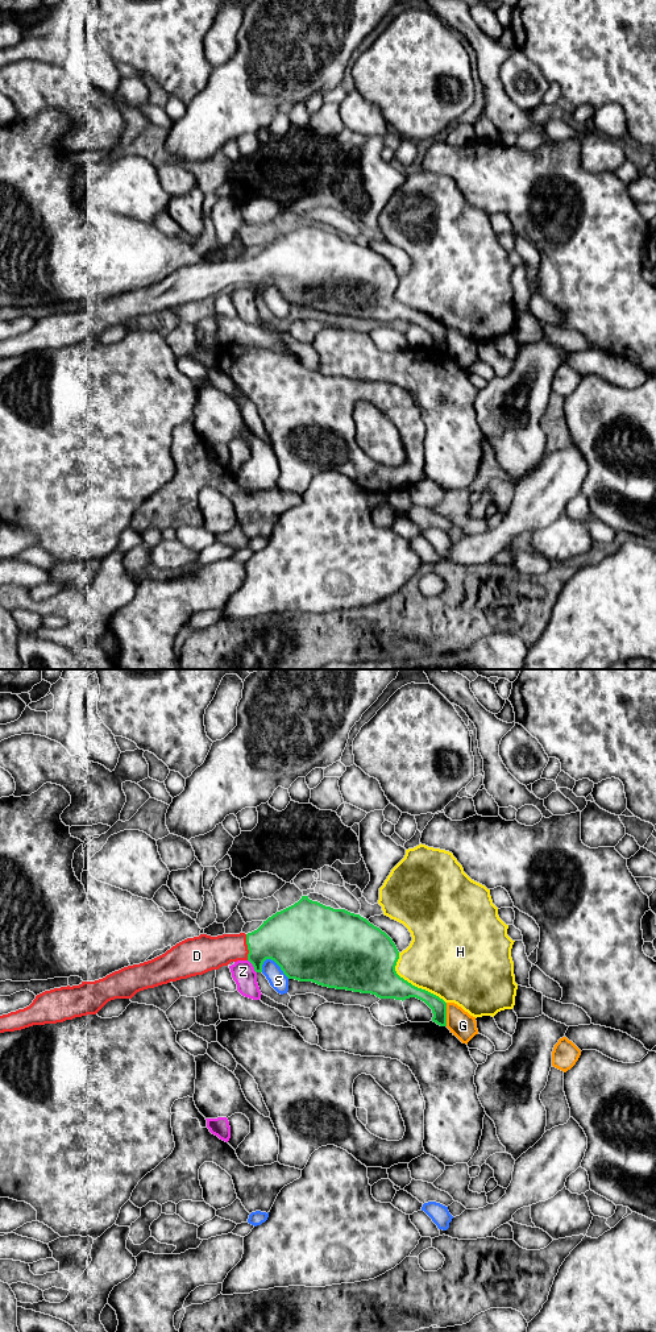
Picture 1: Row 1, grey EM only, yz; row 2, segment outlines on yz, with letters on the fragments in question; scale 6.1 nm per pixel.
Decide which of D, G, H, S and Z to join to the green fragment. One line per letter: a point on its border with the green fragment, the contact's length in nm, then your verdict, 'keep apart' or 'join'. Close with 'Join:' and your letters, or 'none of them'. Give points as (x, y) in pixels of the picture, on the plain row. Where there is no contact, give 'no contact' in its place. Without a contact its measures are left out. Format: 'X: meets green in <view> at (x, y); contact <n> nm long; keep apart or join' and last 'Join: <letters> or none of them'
D: meets green in yz at (248, 273); contact 160 nm long; join
G: meets green in yz at (445, 340); contact 140 nm long; keep apart
H: meets green in yz at (410, 308); contact 420 nm long; keep apart
S: meets green in yz at (277, 289); contact 190 nm long; keep apart
Z: meets green in yz at (253, 291); contact 100 nm long; keep apart
Join: D

